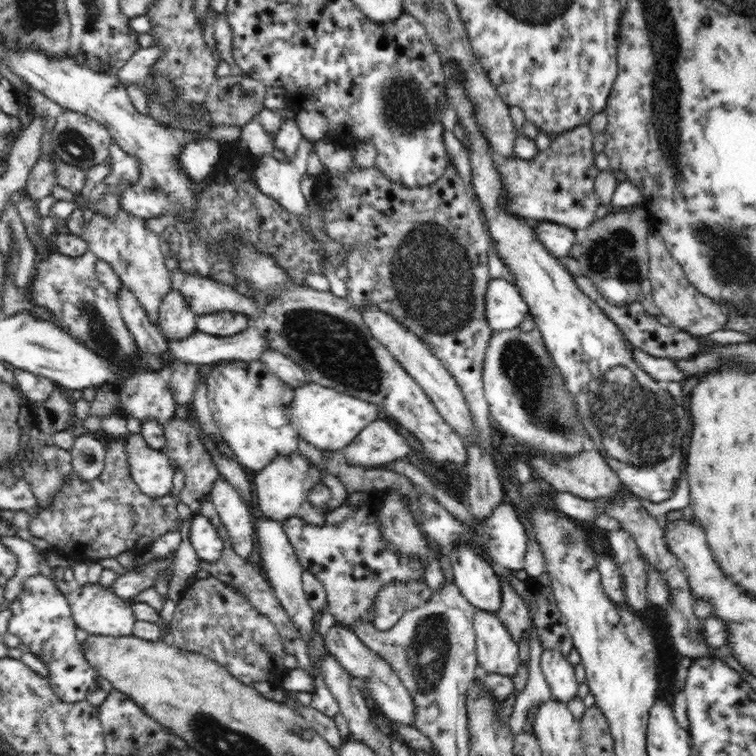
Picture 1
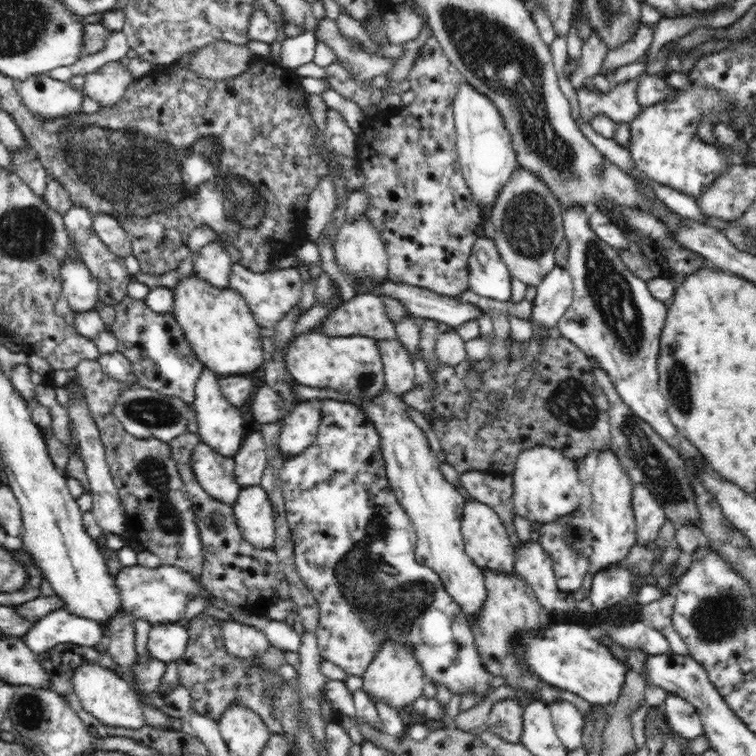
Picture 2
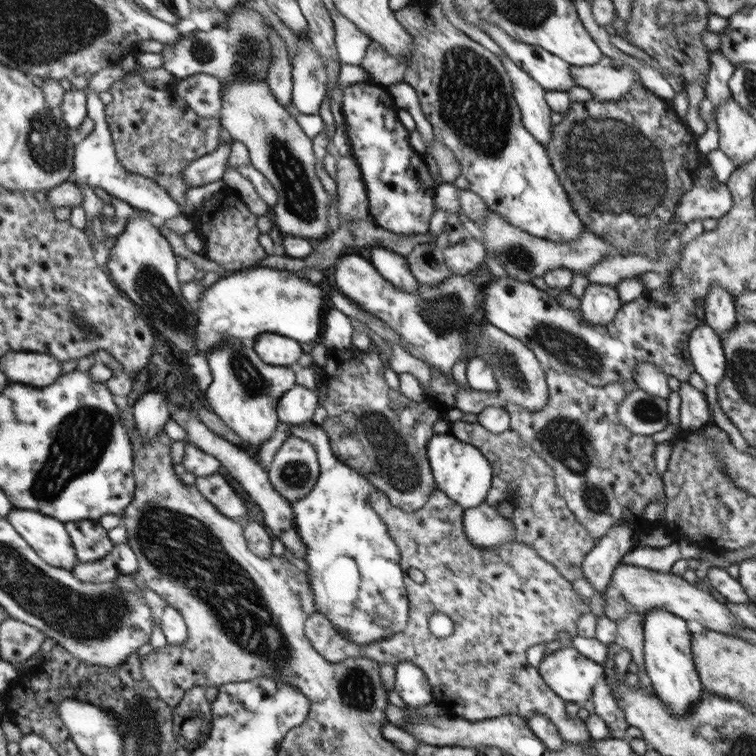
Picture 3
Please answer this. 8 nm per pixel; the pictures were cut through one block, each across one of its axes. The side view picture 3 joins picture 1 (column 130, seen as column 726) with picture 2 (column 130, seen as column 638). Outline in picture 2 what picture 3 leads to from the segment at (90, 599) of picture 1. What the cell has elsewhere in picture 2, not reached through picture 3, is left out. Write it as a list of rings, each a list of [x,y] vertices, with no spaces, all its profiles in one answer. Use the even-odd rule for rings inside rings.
[[[162,564],[161,567],[150,569],[142,565],[122,567],[114,577],[114,585],[118,589],[123,608],[132,613],[136,619],[144,619],[151,625],[162,623],[181,623],[185,620],[187,602],[198,595],[209,595],[200,580],[175,566]]]

